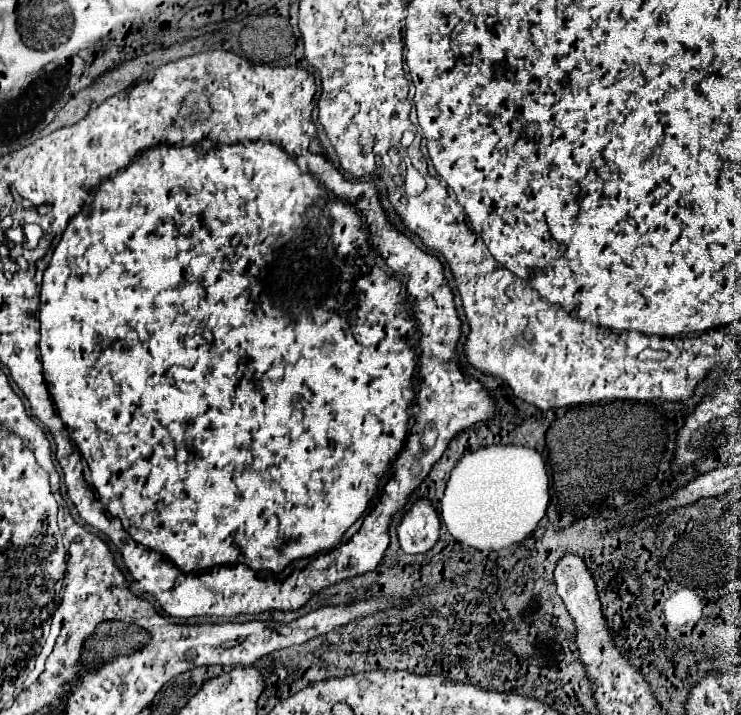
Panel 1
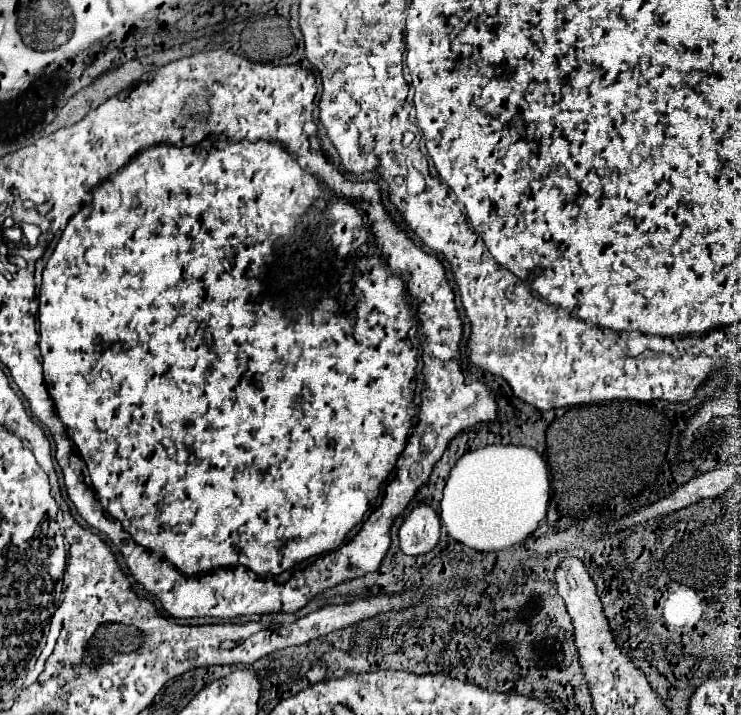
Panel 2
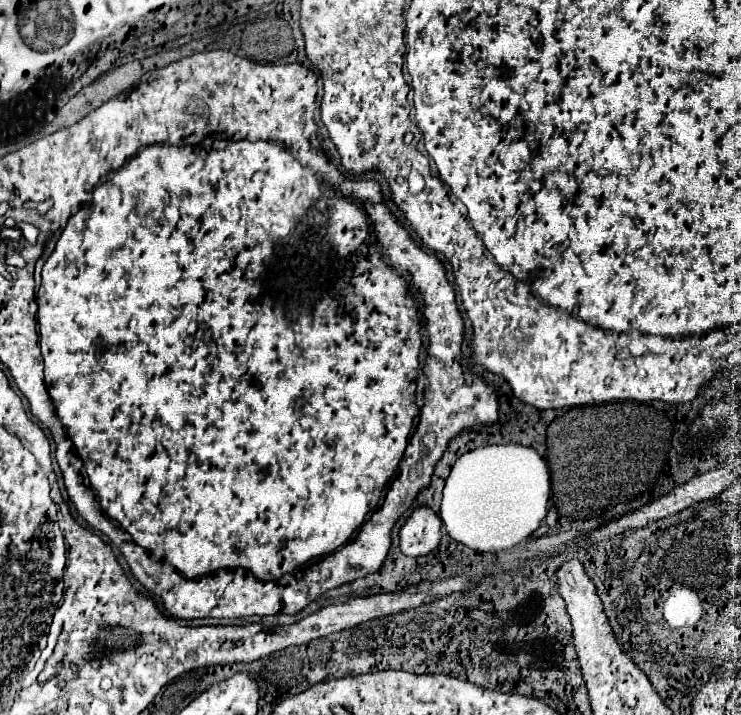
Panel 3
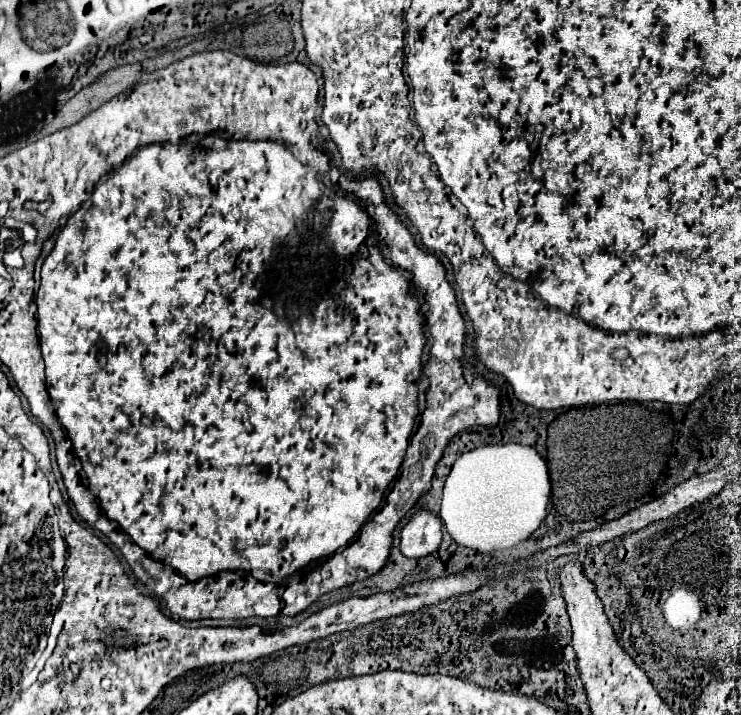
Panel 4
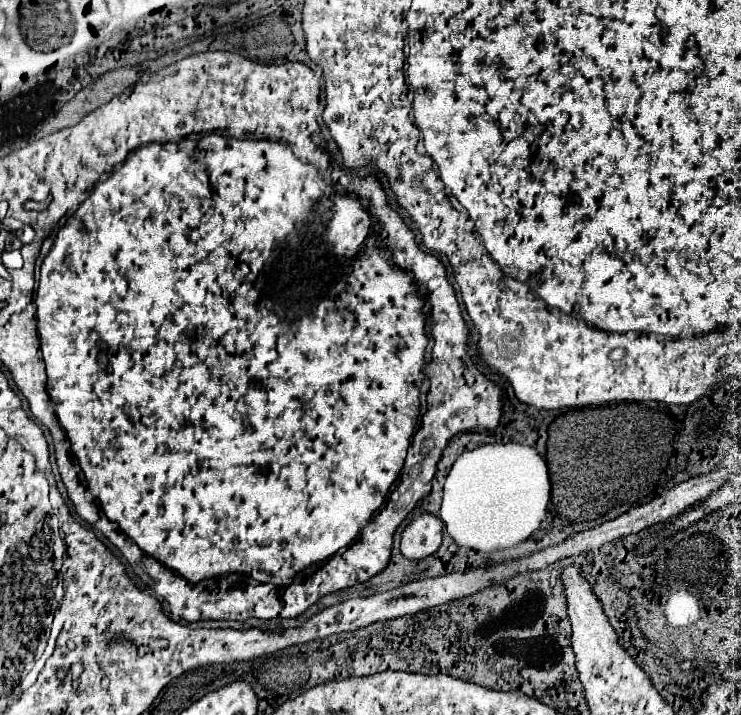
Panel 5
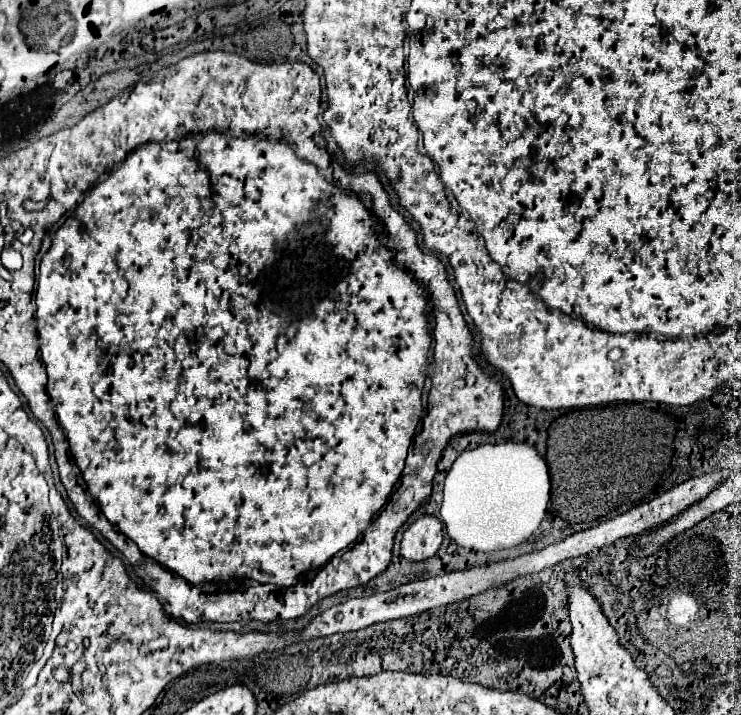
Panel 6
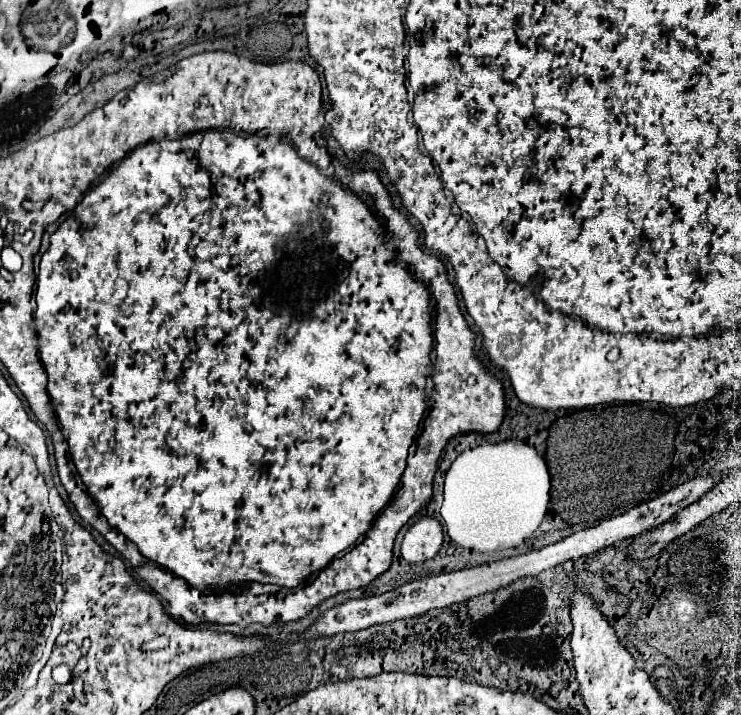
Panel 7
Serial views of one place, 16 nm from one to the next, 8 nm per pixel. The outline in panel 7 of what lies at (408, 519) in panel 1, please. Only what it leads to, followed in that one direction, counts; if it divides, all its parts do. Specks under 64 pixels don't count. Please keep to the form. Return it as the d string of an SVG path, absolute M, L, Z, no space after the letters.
M420 518L404 536L402 558L410 564L422 564L432 560L442 546L442 524L434 518Z

